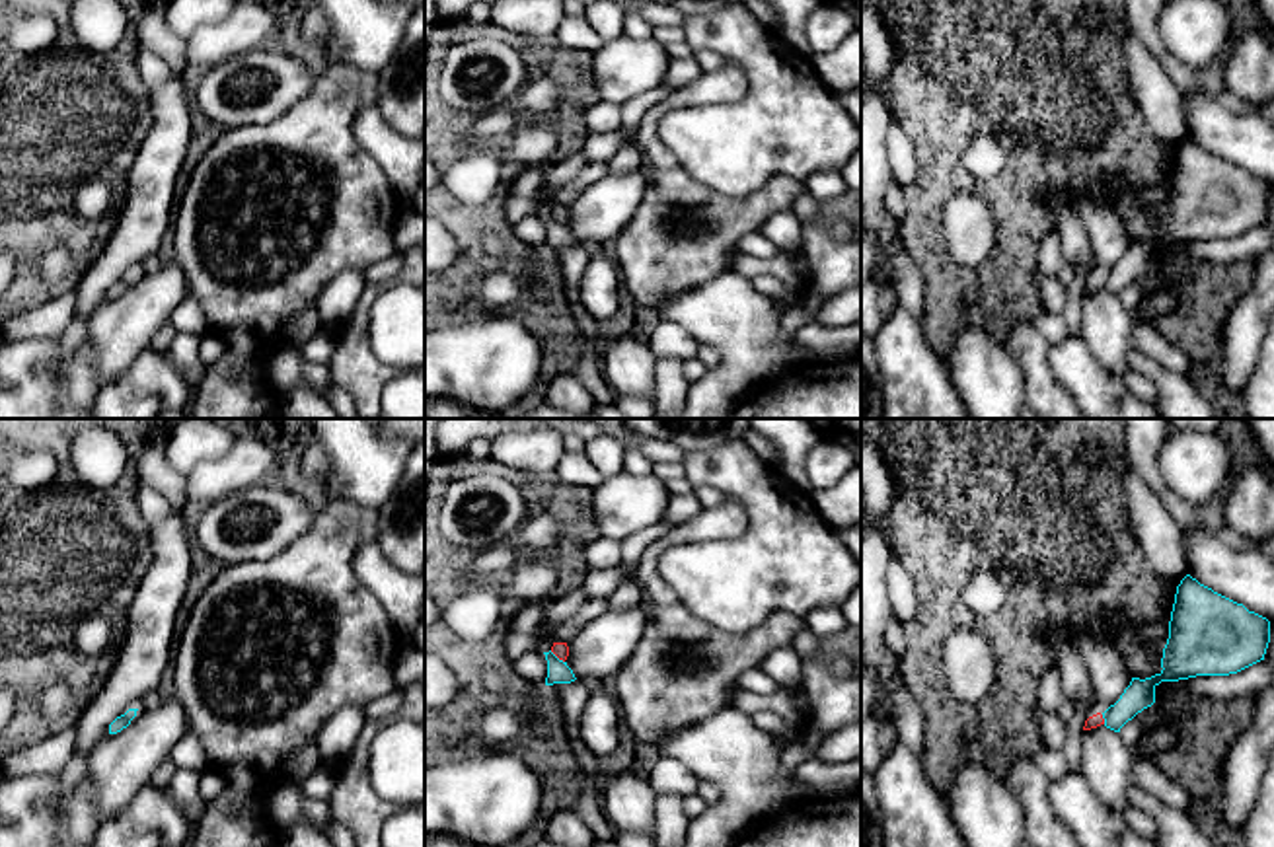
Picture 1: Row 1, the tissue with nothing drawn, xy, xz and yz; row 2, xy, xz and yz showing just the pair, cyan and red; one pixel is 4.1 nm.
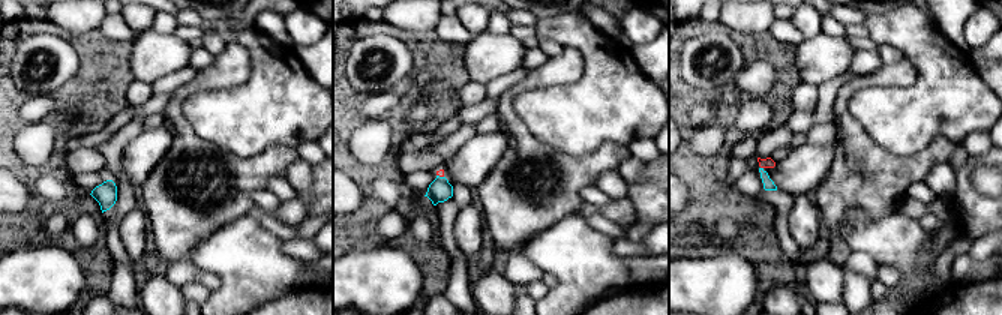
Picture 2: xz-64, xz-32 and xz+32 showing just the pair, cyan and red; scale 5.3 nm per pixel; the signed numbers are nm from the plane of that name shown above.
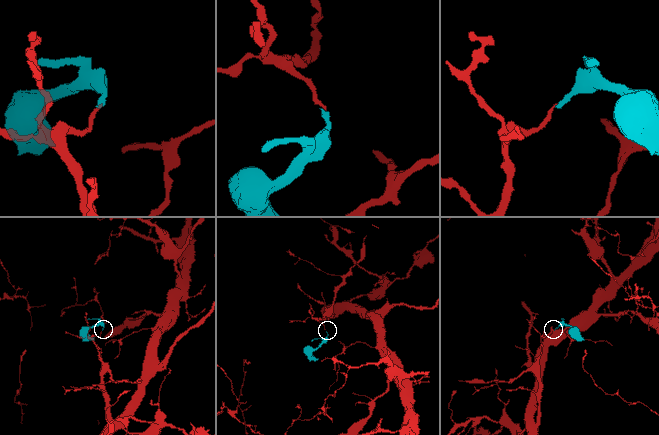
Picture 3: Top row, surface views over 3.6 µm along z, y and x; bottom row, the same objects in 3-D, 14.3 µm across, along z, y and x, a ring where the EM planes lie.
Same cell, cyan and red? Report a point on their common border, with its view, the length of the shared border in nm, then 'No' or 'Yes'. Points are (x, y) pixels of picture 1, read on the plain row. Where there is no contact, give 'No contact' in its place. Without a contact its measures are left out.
Touches cyan at xz (556, 220). Shared border 80 nm. No

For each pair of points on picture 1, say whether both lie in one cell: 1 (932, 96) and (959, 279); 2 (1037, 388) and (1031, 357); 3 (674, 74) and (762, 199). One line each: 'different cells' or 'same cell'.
1: same cell
2: same cell
3: different cells

